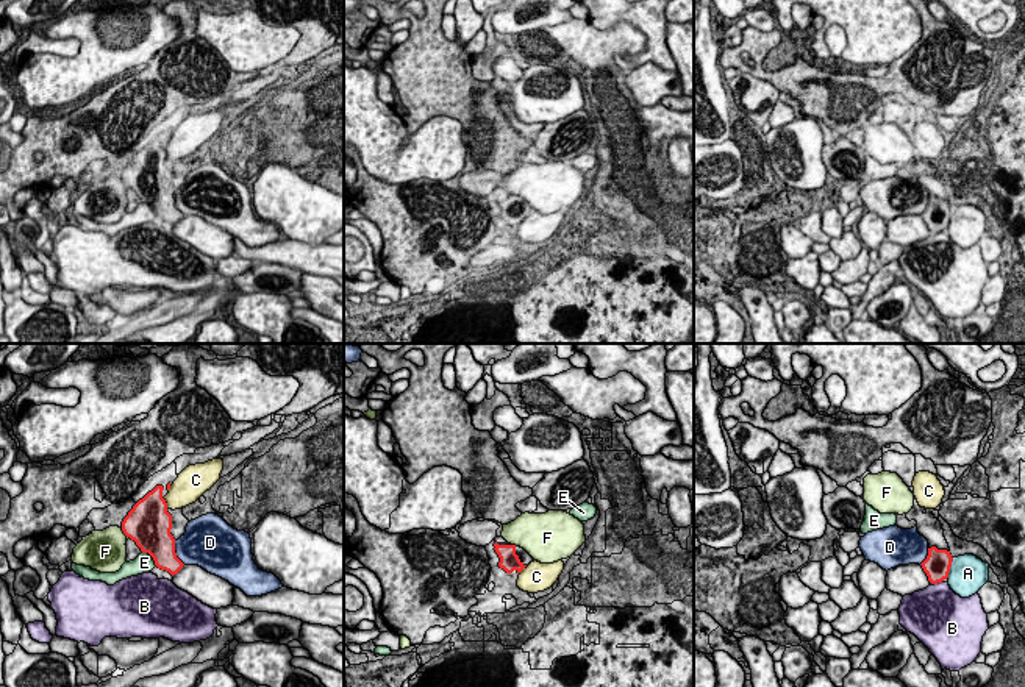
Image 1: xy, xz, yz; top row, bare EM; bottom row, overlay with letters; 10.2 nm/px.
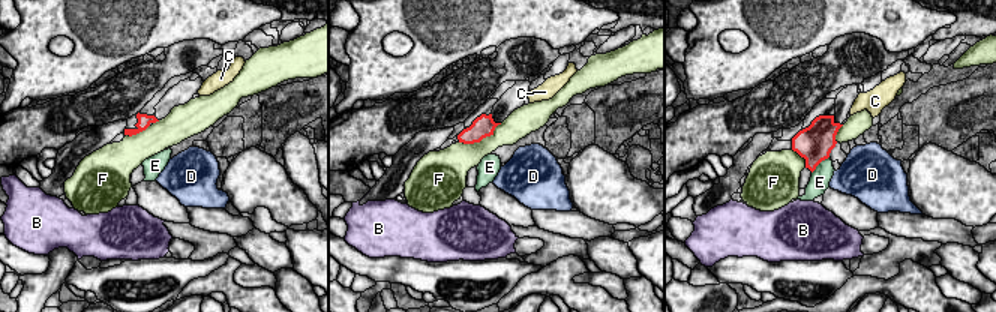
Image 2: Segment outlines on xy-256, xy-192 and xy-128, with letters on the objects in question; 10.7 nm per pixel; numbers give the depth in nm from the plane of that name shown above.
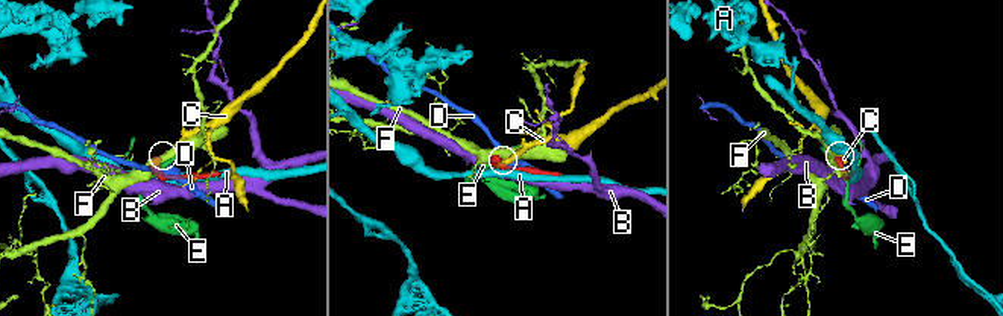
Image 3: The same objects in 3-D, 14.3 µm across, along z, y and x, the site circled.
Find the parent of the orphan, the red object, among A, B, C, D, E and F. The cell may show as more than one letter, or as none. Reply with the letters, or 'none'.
none

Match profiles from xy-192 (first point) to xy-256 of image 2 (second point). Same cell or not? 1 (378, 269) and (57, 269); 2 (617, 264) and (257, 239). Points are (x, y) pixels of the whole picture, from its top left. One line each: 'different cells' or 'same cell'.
1: different cells
2: same cell

